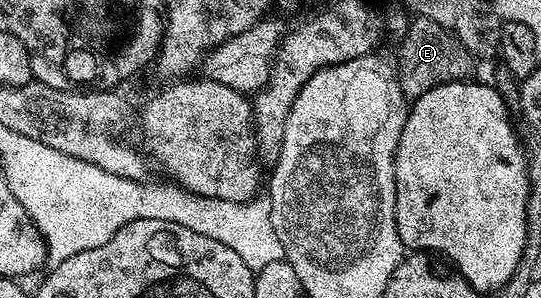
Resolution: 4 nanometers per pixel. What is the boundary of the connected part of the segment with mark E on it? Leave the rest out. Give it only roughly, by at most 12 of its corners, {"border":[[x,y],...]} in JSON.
{"border":[[416,16],[394,59],[405,101],[469,79],[474,57]]}

